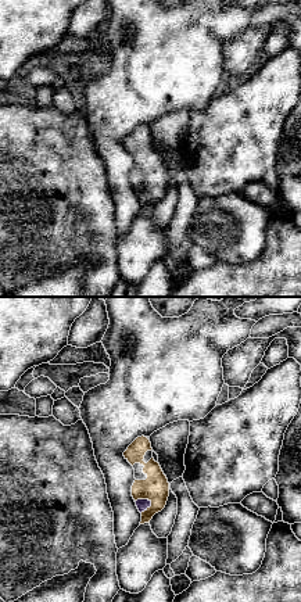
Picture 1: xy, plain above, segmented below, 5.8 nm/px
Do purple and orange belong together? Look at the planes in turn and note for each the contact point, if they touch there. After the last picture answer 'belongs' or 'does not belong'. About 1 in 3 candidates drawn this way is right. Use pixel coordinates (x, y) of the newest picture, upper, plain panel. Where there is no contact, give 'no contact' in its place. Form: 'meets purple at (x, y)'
meets purple at (144, 189)

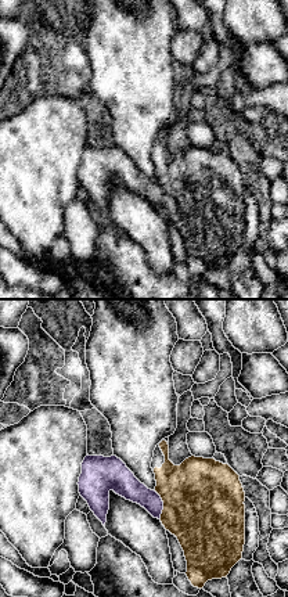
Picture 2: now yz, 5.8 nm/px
meets purple at (162, 194)

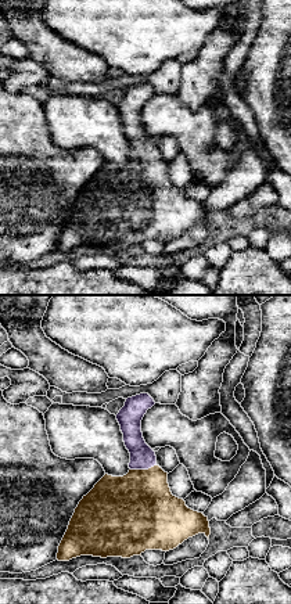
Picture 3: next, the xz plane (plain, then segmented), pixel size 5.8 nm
meets purple at (143, 158)

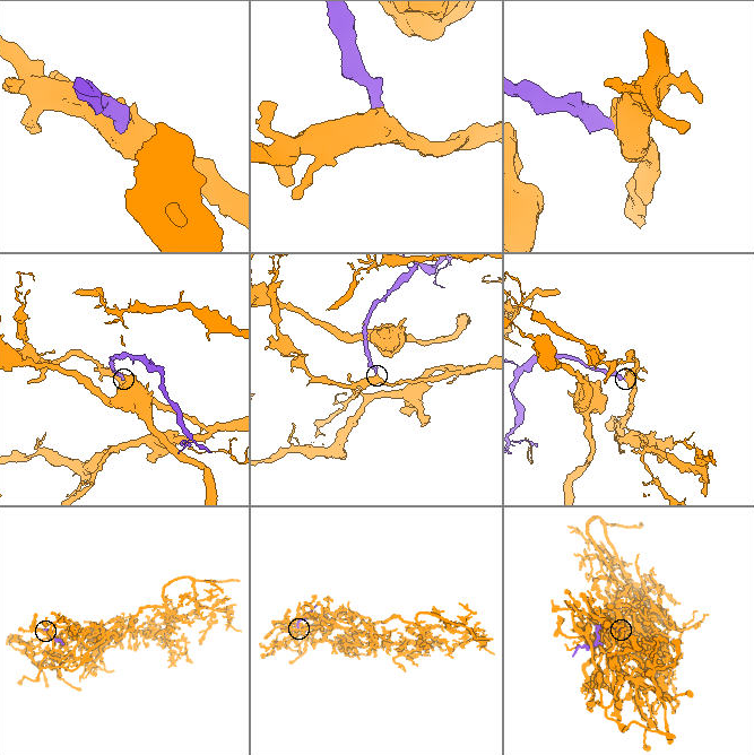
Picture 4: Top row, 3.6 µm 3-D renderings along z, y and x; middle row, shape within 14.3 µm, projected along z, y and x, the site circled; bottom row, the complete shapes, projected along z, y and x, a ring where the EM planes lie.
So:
belongs

